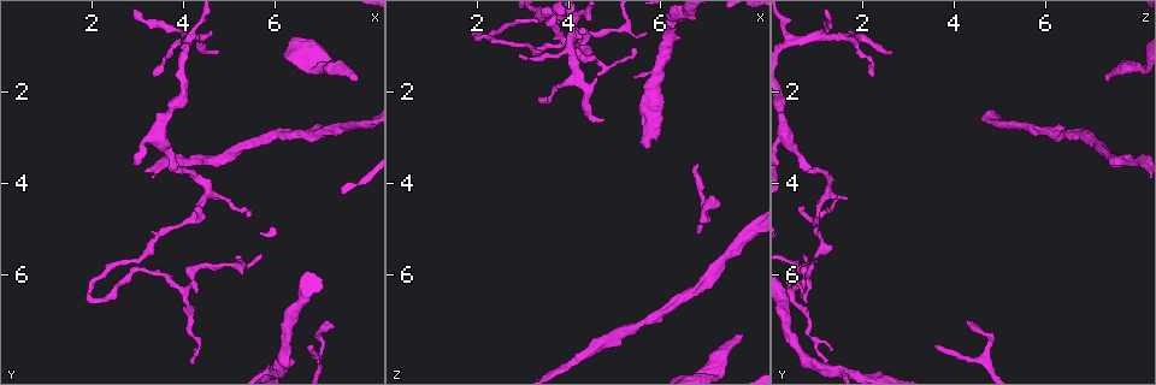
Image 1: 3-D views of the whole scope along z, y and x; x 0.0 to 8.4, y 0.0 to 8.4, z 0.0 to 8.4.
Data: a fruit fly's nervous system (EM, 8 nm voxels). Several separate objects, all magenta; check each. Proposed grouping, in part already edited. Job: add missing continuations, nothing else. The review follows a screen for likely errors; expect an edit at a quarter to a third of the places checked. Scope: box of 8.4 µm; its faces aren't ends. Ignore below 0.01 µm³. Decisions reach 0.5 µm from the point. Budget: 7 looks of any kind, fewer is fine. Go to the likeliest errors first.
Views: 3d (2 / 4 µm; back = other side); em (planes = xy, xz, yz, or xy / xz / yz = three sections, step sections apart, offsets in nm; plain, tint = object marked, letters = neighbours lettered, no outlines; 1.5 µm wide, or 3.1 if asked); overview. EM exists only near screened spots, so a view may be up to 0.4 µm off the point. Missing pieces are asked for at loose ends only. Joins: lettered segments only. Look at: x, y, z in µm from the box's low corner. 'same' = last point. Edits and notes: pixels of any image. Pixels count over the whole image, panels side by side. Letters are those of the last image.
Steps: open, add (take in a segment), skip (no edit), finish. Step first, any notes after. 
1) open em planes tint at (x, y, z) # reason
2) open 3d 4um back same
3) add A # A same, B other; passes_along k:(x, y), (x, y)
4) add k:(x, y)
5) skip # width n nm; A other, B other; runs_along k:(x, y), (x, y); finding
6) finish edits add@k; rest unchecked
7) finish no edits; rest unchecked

open 3d 4um at (7.75, 1.75, 7.35)

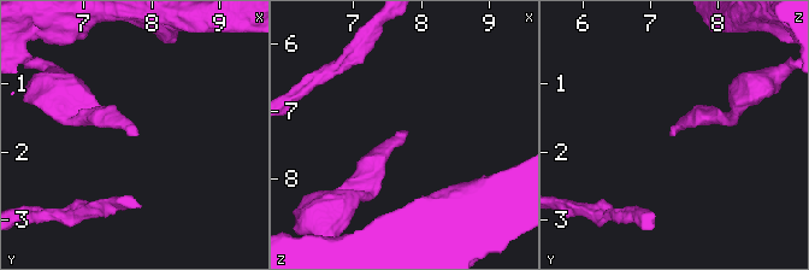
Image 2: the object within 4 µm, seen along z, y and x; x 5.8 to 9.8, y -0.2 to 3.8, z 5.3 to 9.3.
open em planes letters at (7.80, 1.75, 7.35)

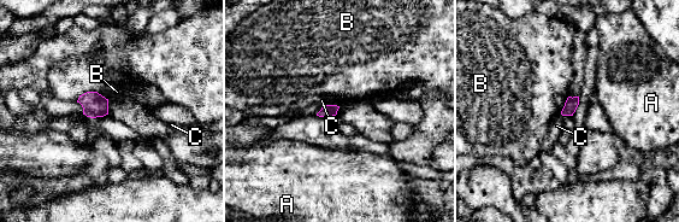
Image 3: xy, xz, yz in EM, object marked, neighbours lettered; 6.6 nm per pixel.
skip # A other, B other, C other; border 3:(340, 106), (324, 105), (322, 107); none of them fits

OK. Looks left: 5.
open em planes letters at (4.75, 1.15, 2.65) # tapers out

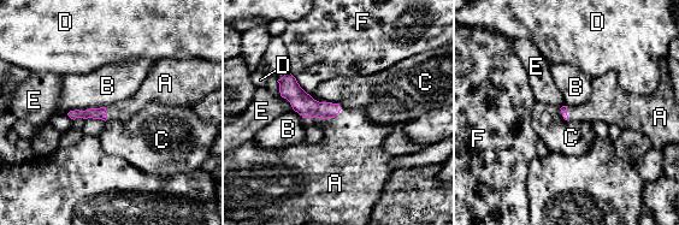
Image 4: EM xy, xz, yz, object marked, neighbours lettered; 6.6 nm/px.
add A # A same, B other, C other, D other, E other, F other; passes_along 4:(303, 104), (334, 117), (352, 149); the neuron continues

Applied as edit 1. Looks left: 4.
open em yz step 8 letters at (5.45, 4.70, 1.00) # thin end

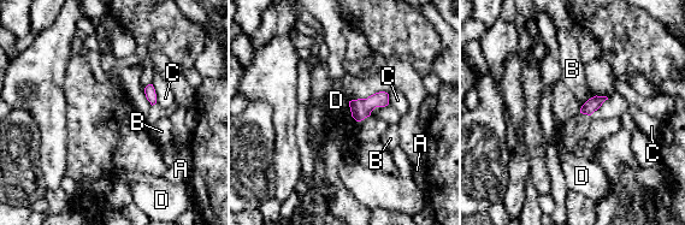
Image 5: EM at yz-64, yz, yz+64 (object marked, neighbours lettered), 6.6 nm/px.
skip # A other, B other, C other, D other; border 5:(579, 108), (580, 112); no lettered segment goes on from it

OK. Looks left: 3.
finish edits add@4; rest unchecked

